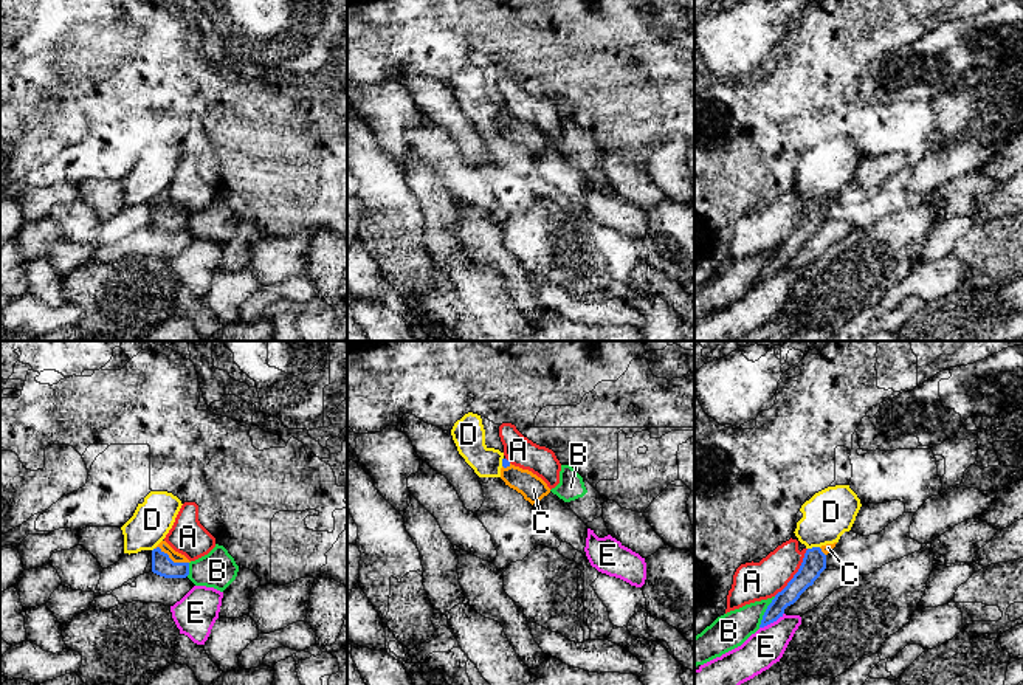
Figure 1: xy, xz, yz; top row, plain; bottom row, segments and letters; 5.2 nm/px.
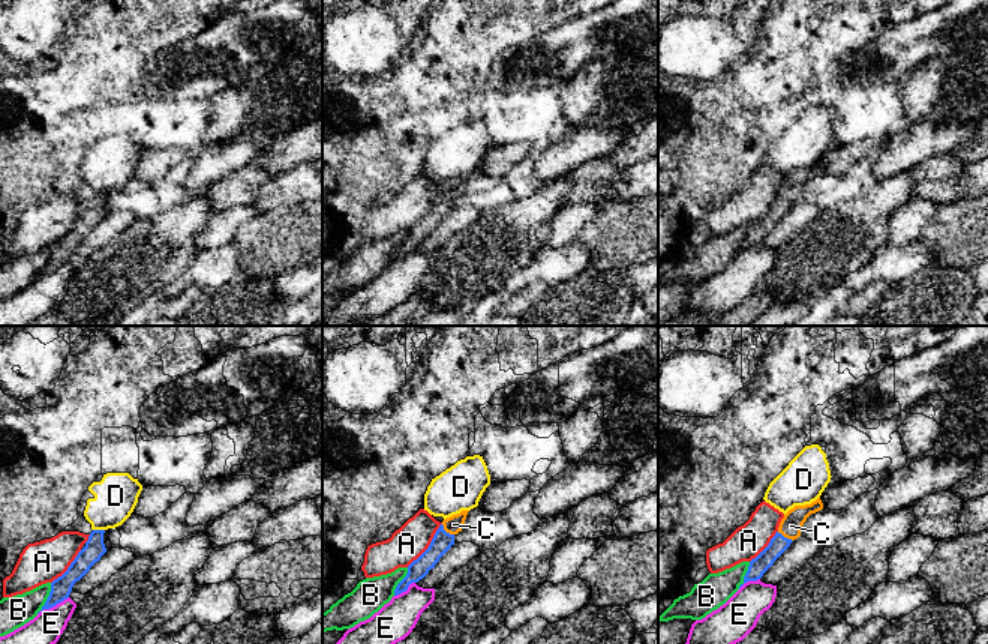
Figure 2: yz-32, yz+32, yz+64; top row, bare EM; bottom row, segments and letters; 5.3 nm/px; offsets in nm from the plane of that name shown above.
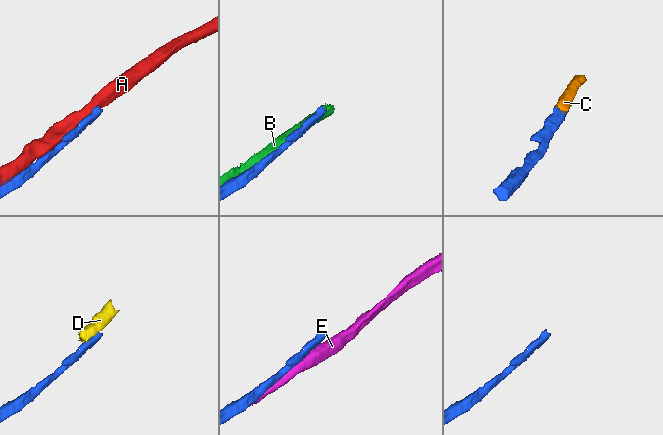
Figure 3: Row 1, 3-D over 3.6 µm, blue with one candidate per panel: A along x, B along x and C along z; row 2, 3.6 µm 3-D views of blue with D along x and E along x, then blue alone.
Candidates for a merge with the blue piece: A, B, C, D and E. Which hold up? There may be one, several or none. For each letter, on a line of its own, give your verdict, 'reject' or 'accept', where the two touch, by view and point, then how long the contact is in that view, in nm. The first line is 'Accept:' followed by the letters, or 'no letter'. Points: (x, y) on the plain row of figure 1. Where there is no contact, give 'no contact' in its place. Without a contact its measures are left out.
Accept: C
A: reject; contact yz (795, 227); length 300 nm
B: reject; contact yz (764, 265); length 180 nm
C: accept; contact xy (171, 213); length 190 nm
D: reject; contact yz (812, 200); length 70 nm
E: reject; contact yz (771, 275); length 150 nm

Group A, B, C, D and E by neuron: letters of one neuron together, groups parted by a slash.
A / B / C / D / E

